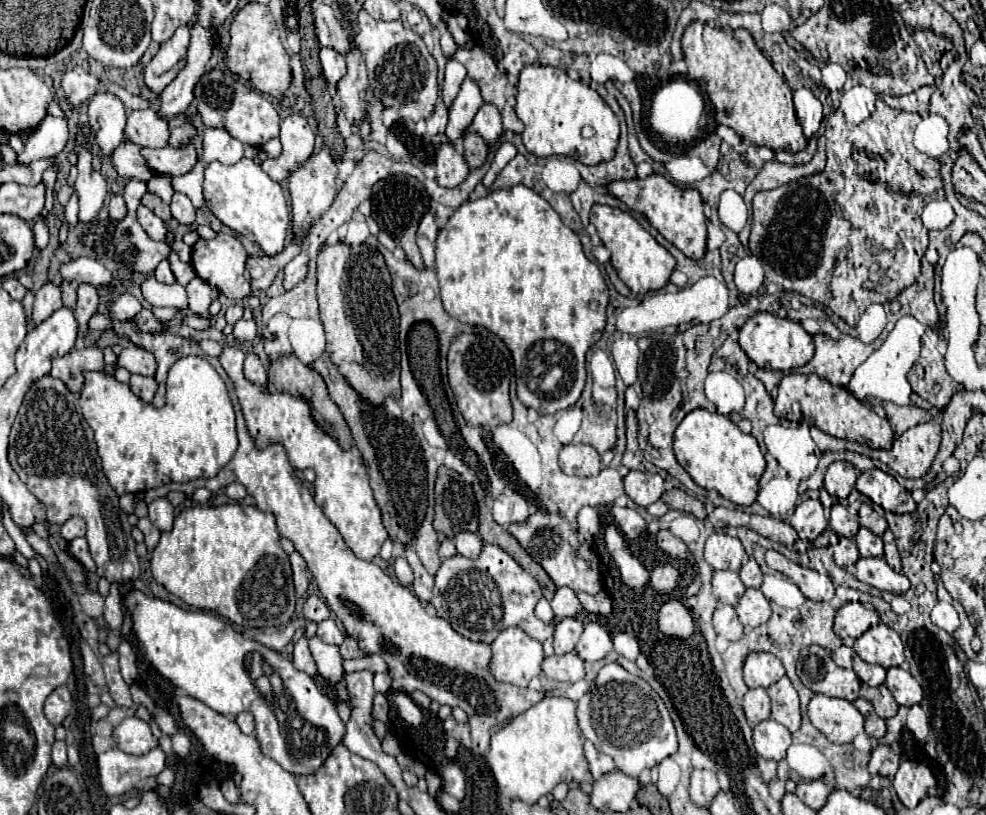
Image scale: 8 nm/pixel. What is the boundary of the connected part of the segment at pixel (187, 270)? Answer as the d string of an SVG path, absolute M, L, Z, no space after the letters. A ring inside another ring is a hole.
M171 252L169 260L171 260L171 270L173 270L177 282L183 284L183 286L187 286L187 284L195 278L195 270L193 270L193 266L191 266L189 262L181 262L179 256L177 256L175 252Z

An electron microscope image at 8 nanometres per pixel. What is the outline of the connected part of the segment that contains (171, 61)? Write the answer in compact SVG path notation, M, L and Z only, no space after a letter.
M181 26L171 40L161 44L161 50L155 58L145 66L145 84L151 92L161 94L171 80L175 80L177 72L185 64L185 54L189 46L189 26Z

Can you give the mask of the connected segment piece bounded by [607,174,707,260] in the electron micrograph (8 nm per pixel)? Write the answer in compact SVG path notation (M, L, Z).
M651 174L649 178L641 180L619 180L607 186L609 194L619 198L631 210L641 212L649 224L673 246L677 246L687 258L701 260L707 250L707 218L703 214L703 198L695 188L677 188L661 174Z

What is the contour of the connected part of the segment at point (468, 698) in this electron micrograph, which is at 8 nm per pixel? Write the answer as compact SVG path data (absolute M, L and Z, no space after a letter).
M213 360L213 368L225 380L233 408L237 414L237 436L239 448L231 462L209 480L189 480L183 484L171 482L145 492L145 502L153 502L167 496L171 490L183 492L187 498L199 488L209 488L211 492L239 482L247 488L257 502L259 510L273 512L277 518L277 530L283 538L295 544L295 550L305 558L319 592L325 596L329 608L343 622L347 636L357 638L359 648L369 654L379 654L389 666L395 692L425 692L431 700L447 706L459 706L469 716L473 752L485 752L489 748L489 736L497 732L503 724L509 724L515 716L523 714L527 708L535 706L547 694L539 690L519 688L507 682L495 680L491 676L491 644L473 642L457 634L447 620L429 616L415 594L409 588L393 582L377 564L357 558L343 542L337 528L325 518L323 510L313 502L311 492L293 474L289 456L281 444L271 444L267 448L255 446L255 440L247 432L243 412L239 408L239 398L235 394L233 380L225 374L223 366Z

